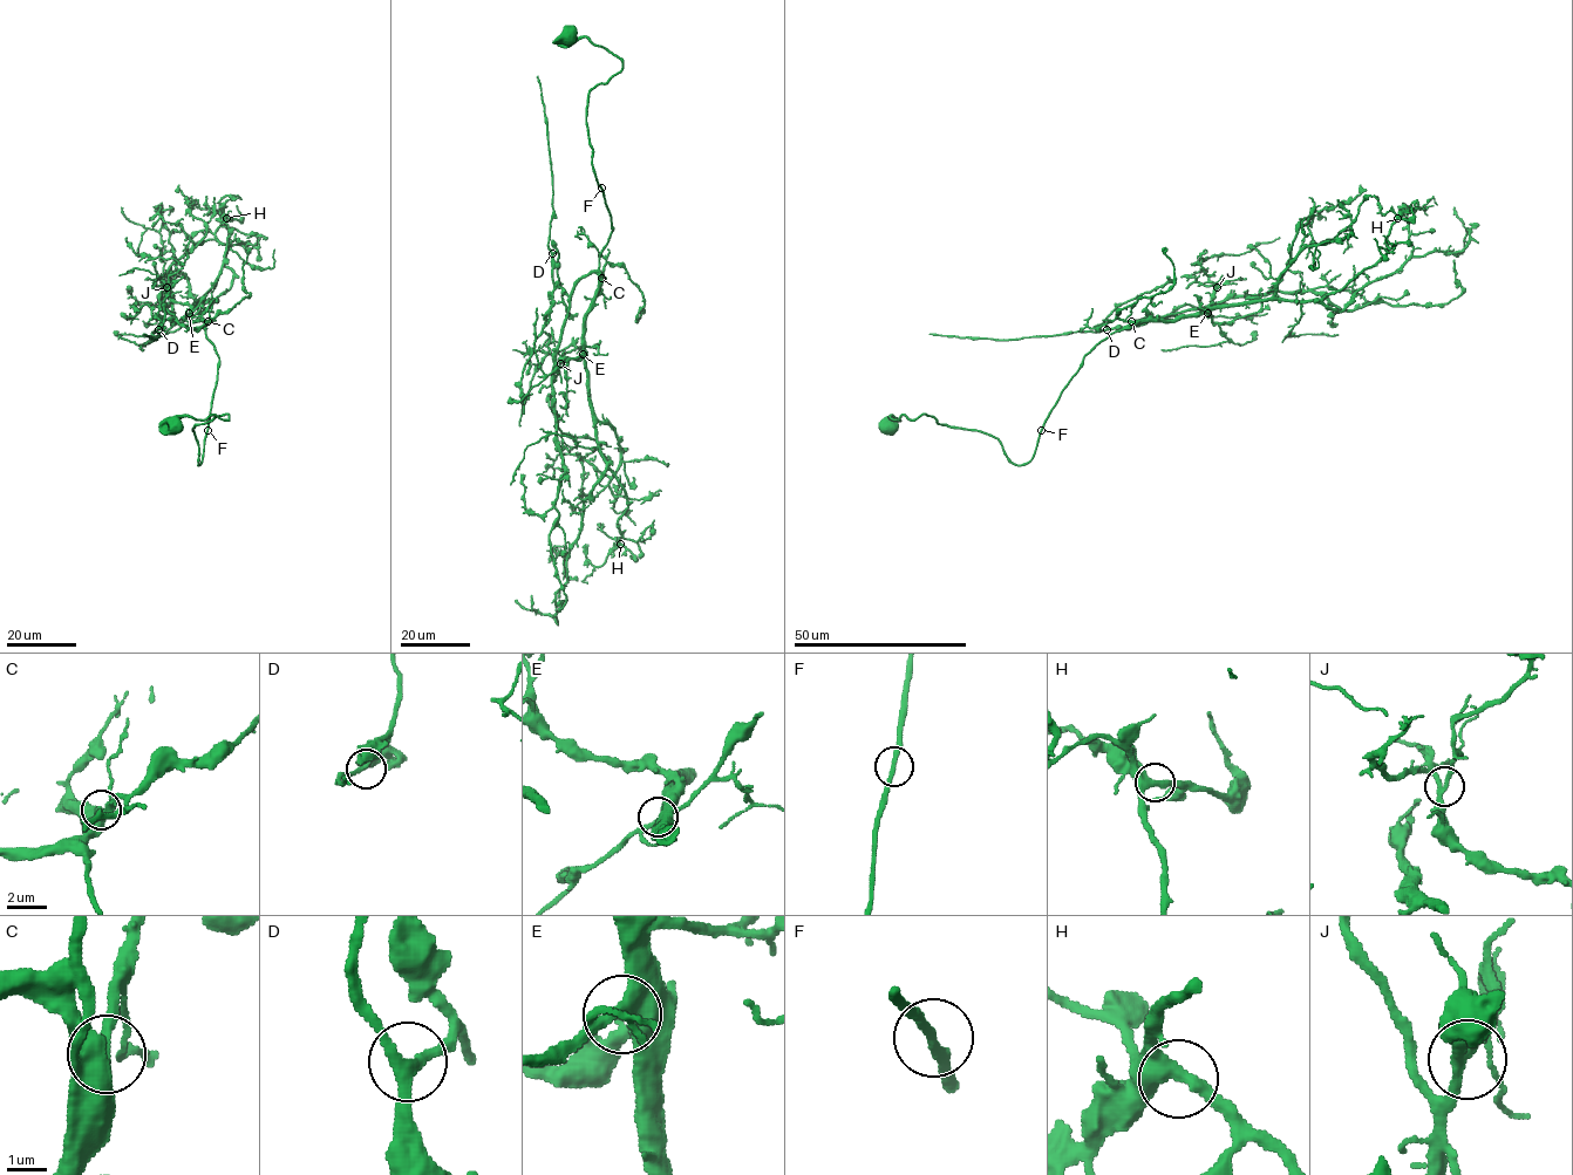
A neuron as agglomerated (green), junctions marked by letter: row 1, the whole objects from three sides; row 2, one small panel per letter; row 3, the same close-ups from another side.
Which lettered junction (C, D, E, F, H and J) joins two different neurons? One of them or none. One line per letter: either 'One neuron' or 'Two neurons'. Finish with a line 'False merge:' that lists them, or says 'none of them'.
C: One neuron
D: One neuron
E: One neuron
F: One neuron
H: One neuron
J: One neuron
False merge: none of them

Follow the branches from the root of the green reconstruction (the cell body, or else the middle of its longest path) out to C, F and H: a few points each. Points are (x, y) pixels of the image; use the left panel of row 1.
C: (176, 429), (183, 416), (229, 418), (216, 416), (192, 428), (198, 464), (219, 362), (205, 334), (208, 321)
F: (176, 429), (178, 416), (229, 416), (192, 428), (198, 464), (208, 430)
H: (176, 429), (183, 416), (229, 418), (192, 428), (198, 464), (219, 356), (190, 308), (230, 287), (226, 218)

